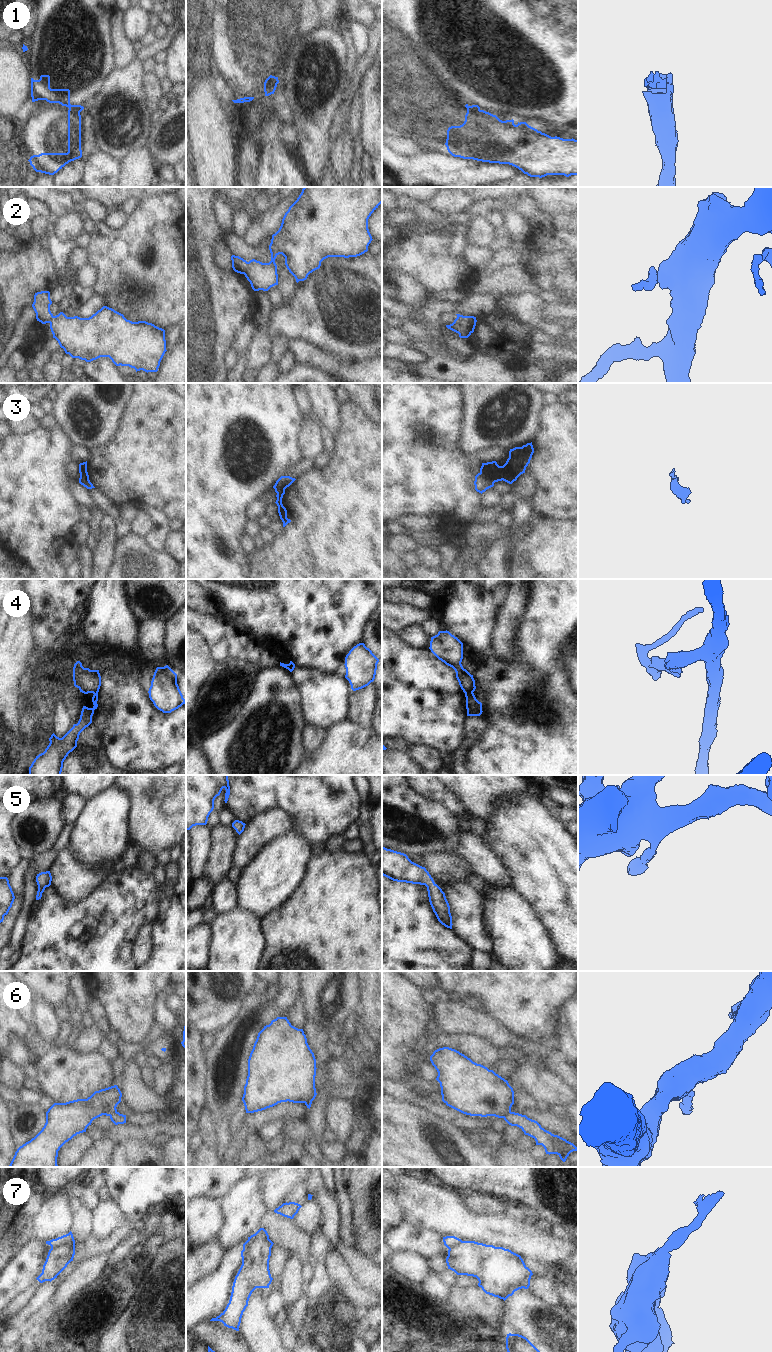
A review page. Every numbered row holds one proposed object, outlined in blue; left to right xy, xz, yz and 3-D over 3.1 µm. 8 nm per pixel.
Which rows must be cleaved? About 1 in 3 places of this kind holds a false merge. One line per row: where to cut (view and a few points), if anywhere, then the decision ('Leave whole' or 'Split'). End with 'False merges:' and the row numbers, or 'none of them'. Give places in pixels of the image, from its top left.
1: Split along xy (69, 107), (80, 111). Split
2: Split along xz (248, 262), (248, 267), (244, 274). Split
3: Split along yz (480, 472), (486, 473), (494, 482). Split
4: Split along yz (465, 692), (472, 693). Split
5: No split. Leave whole
6: Split along yz (510, 1111), (503, 1117). Split
7: Split along xy (74, 1244), (51, 1247). Split
False merges: 1, 2, 3, 4, 6, 7

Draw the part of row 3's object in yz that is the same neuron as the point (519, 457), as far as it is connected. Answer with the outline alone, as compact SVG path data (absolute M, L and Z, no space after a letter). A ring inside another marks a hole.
M532 442L522 447L515 447L510 449L509 458L503 466L499 466L496 461L482 463L480 473L489 475L494 482L503 480L512 484L521 474L525 473L533 453Z

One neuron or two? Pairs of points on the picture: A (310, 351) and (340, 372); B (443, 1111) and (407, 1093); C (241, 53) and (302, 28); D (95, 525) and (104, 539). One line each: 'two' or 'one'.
A: one
B: one
C: two
D: two

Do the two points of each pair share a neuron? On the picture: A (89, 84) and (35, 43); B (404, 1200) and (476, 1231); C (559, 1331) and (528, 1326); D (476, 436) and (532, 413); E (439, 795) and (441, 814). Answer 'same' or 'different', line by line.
A: same
B: different
C: same
D: same
E: different

